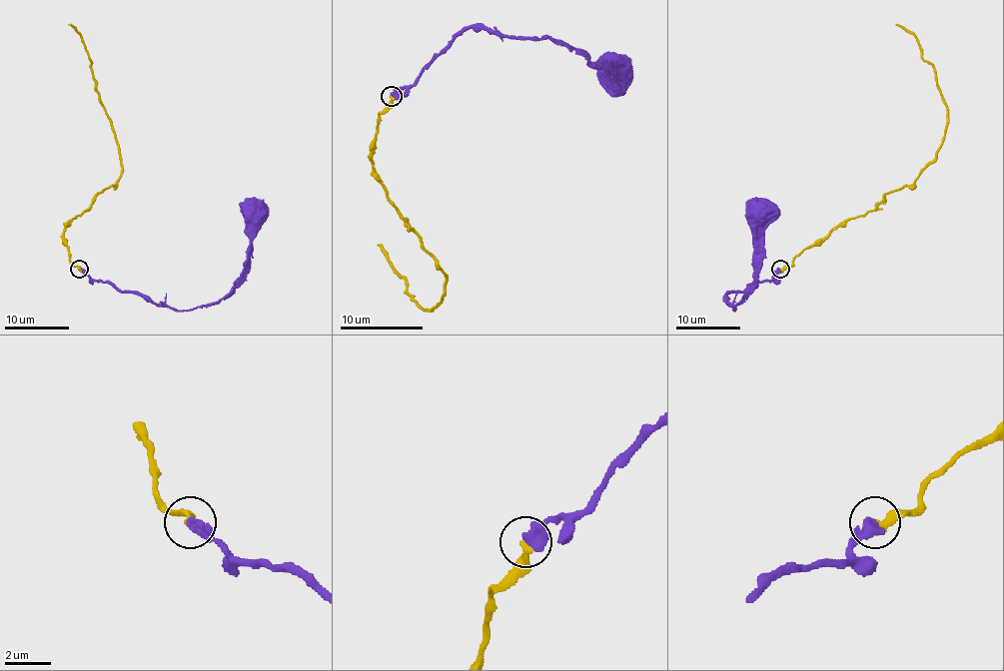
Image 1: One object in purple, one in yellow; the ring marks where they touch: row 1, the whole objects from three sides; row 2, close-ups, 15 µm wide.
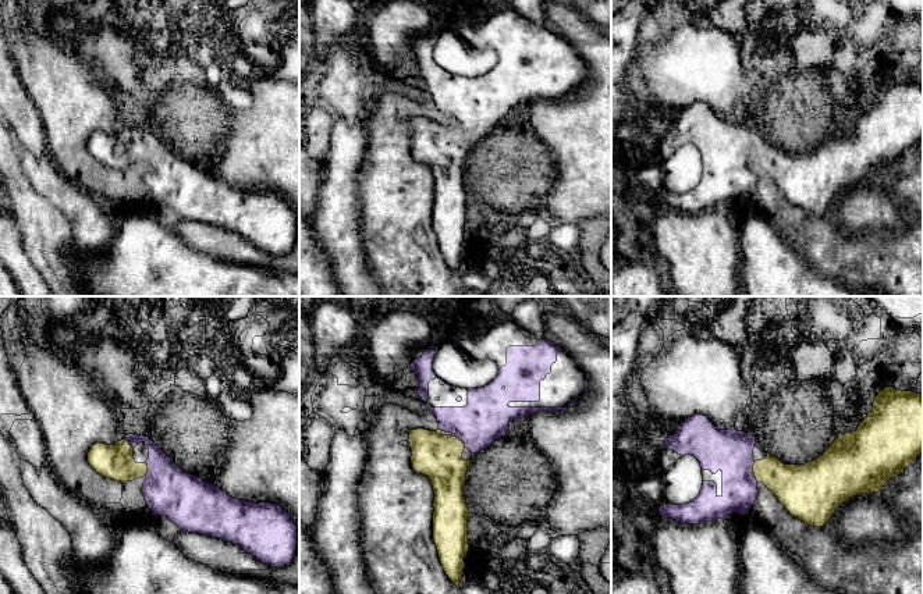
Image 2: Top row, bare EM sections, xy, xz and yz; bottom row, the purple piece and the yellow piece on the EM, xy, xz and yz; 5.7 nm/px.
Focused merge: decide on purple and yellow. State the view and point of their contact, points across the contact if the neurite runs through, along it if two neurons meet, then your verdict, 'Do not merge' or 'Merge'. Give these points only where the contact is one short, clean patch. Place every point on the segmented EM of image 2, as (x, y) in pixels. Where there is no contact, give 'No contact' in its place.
Touches purple at yz (752, 472). Merge

